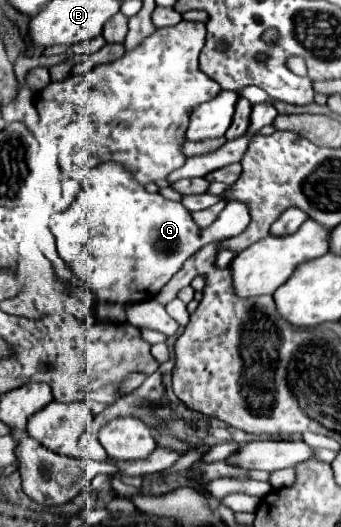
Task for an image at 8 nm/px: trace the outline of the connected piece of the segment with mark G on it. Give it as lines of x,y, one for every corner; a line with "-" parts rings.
114,162
100,164
94,168
82,182
82,190
76,194
74,202
68,210
52,216
50,232
56,236
56,246
60,258
68,264
68,268
84,282
88,282
90,290
102,302
118,302
118,304
134,304
154,298
160,288
182,268
182,264
196,254
204,244
214,240
226,240
242,234
250,224
250,210
244,202
232,200
218,216
218,220
210,228
198,228
192,220
190,210
186,210
180,202
172,202
160,194
146,192
132,176

